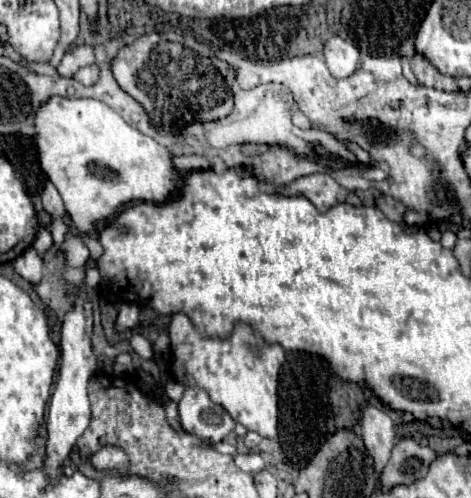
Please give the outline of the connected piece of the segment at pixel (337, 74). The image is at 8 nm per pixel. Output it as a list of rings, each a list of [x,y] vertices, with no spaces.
[[[334,36],[332,40],[328,40],[328,44],[324,46],[324,56],[330,68],[330,74],[334,78],[348,78],[360,68],[358,48],[352,42],[342,40],[340,36]]]

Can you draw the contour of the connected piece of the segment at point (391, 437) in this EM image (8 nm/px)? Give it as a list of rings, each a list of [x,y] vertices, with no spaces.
[[[366,402],[362,406],[360,424],[362,424],[362,440],[370,456],[374,458],[376,472],[380,474],[384,464],[390,458],[390,448],[394,446],[394,440],[396,440],[392,418],[372,402]]]

